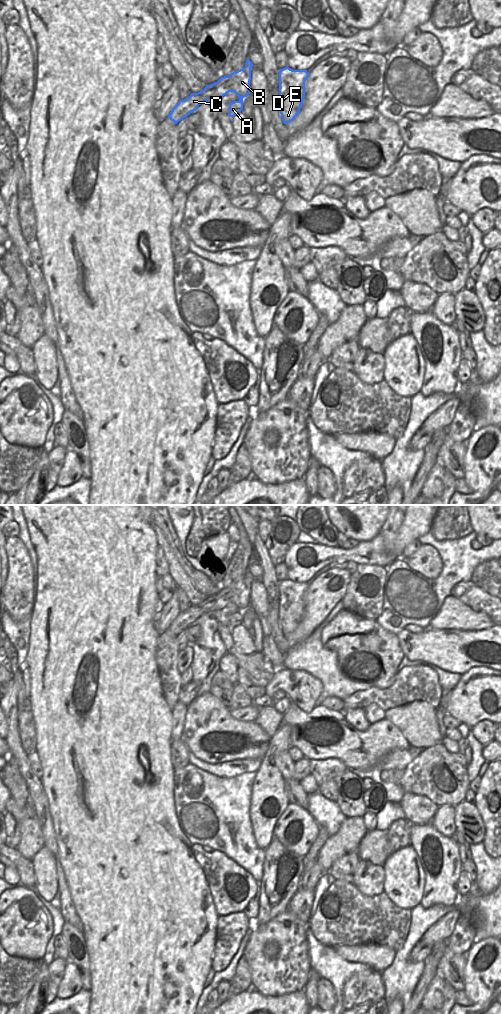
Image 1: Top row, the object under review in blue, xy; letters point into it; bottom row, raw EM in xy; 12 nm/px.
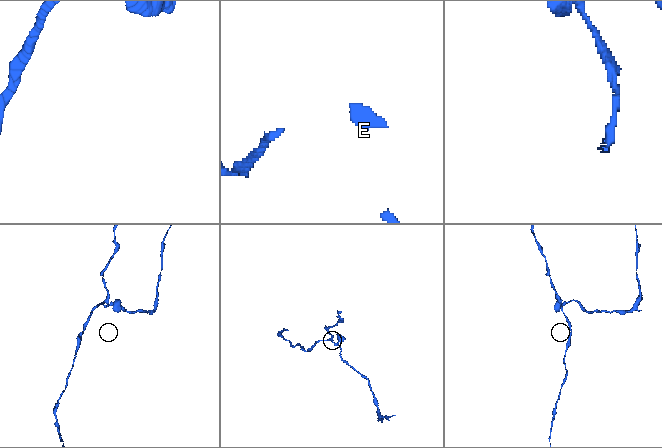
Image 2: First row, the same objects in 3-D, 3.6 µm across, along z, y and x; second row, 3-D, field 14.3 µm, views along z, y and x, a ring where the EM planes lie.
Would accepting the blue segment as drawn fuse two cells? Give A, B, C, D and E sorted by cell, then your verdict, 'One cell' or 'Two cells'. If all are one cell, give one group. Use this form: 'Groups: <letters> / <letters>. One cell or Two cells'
Groups: A D E / B C. Two cells

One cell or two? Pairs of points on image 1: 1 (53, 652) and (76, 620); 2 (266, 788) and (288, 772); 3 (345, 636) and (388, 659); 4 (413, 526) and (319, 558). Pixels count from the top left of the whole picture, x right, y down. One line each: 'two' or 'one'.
1: one
2: two
3: one
4: one

